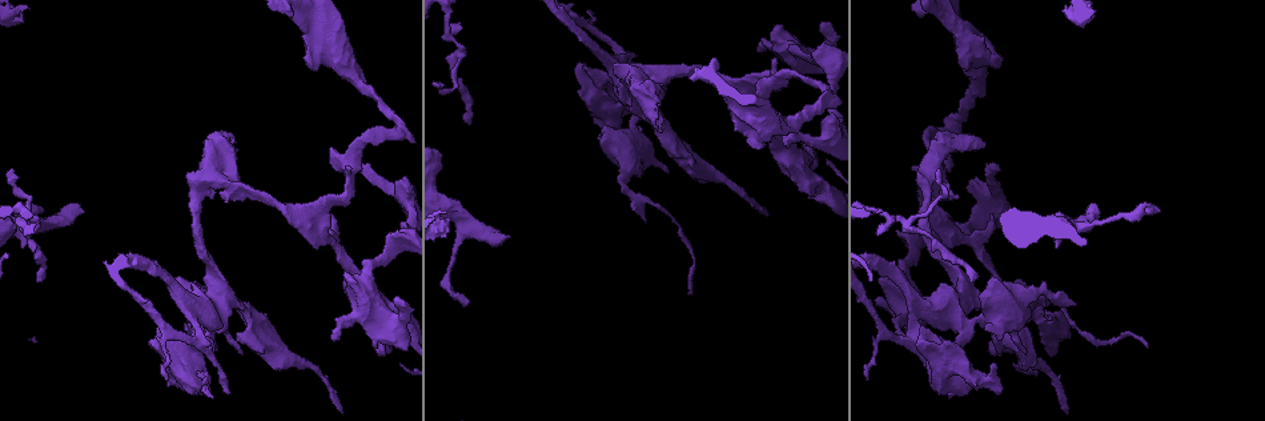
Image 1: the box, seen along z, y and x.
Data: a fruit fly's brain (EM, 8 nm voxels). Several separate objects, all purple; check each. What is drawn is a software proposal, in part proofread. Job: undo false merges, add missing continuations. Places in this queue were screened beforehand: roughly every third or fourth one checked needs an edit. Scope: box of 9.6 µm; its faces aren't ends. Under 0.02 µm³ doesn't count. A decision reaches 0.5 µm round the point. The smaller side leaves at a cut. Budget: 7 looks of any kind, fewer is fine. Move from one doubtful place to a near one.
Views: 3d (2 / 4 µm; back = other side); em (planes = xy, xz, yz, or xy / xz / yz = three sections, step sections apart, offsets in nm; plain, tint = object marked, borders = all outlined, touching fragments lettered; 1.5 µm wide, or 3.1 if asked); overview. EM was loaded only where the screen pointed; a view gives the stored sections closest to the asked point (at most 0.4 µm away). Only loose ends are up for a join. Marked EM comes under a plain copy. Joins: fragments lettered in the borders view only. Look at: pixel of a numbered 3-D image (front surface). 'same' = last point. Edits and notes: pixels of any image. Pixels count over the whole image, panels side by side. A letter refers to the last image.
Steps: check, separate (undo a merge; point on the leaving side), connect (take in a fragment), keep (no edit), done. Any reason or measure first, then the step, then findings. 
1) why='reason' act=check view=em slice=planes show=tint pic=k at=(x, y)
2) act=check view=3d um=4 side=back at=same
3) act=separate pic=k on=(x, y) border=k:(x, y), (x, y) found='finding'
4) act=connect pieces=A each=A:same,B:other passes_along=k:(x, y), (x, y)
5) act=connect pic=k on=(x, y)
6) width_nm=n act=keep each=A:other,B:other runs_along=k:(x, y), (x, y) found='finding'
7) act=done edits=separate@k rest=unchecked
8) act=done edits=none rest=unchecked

why='branch stops here' act=check view=em slice=xz step=4 show=borders pic=1 at=(758, 52)

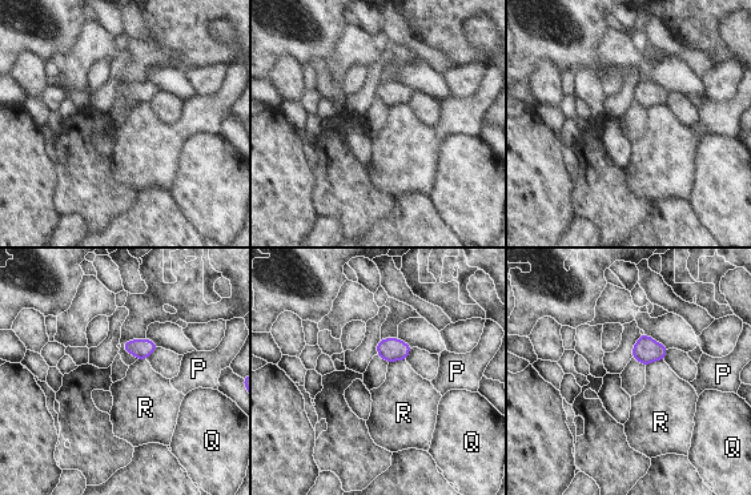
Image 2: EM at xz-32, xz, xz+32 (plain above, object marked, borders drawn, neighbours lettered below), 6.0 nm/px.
act=check view=em slice=planes show=borders at=same

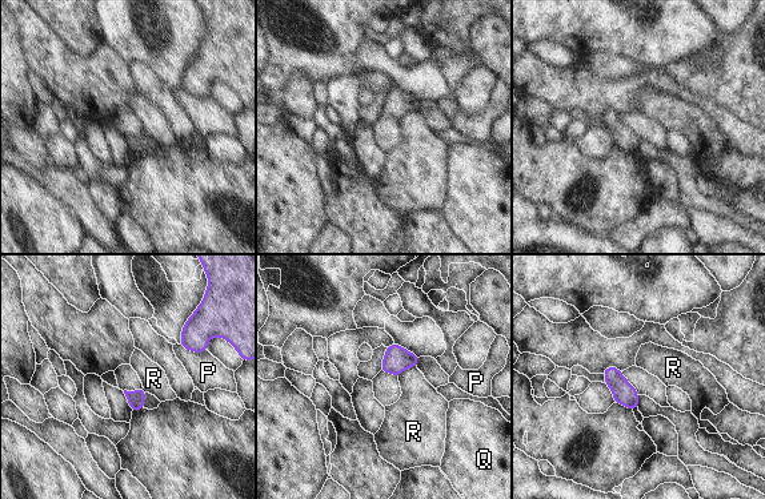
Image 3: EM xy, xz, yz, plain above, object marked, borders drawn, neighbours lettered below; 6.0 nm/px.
act=keep each=P:other,Q:other,R:other border=3:(416, 366), (409, 366), (397, 375) found='no lettered fragment goes on from it'

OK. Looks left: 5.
why='calibre changes' act=check view=em slice=xy step=8 show=tint pic=1 at=(630, 195)

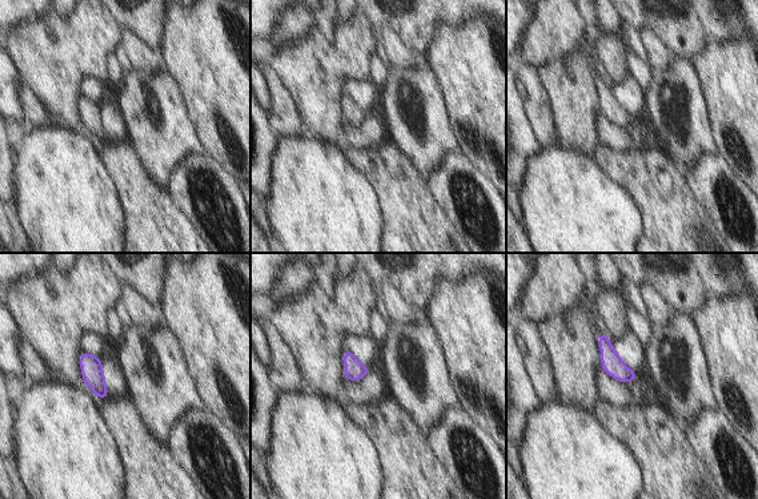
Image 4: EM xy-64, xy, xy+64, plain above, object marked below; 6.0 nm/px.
why='another direction' act=check view=em slice=planes show=borders at=same

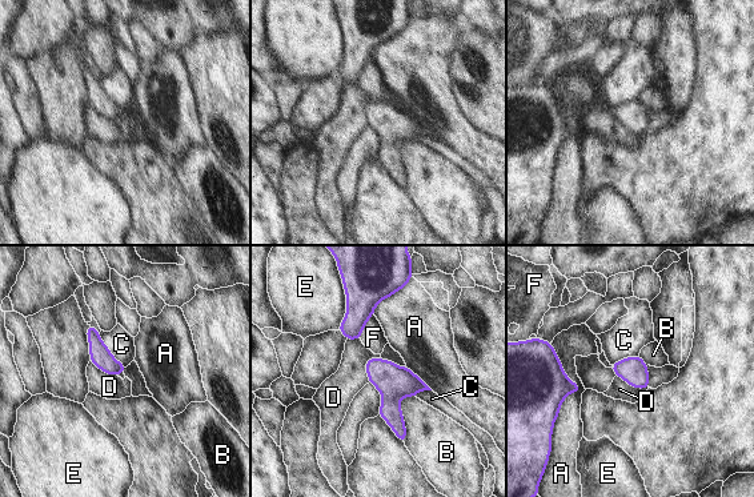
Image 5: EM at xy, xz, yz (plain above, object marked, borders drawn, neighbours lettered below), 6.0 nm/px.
longest_contact=A:480nm act=keep each=A:other,B:other,C:other,D:other,E:other,F:other border=5:(380, 357), (367, 360), (371, 381) found='one cell here'

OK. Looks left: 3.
why='free end' act=check view=3d um=4 side=back pic=1 at=(994, 164)

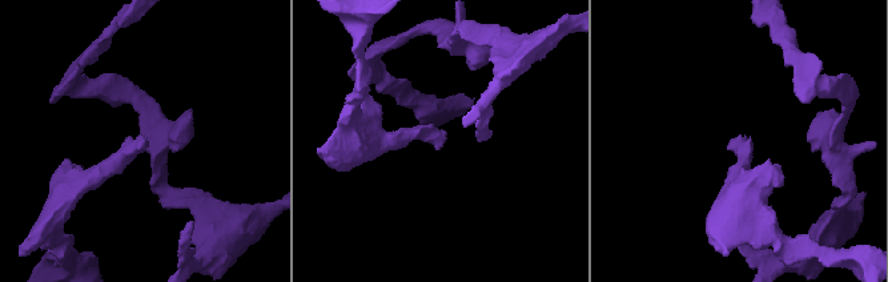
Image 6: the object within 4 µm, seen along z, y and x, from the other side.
why='need the tissue' act=check view=em slice=yz step=4 show=tint pic=6 at=(442, 138)

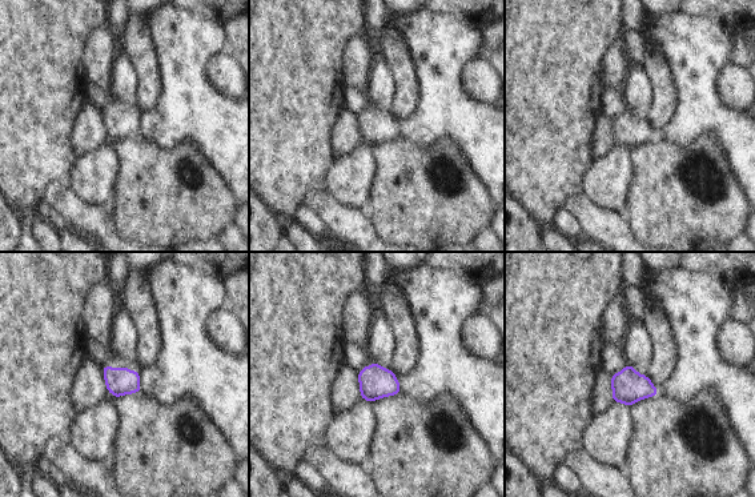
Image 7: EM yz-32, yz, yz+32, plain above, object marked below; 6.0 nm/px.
act=check view=em slice=planes show=borders at=same

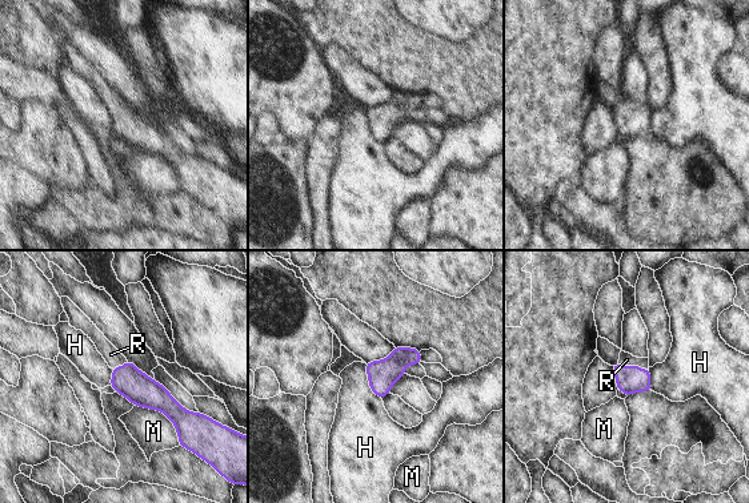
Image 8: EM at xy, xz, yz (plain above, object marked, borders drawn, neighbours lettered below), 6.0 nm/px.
width_nm=160 act=connect pieces=R each=H:other,M:other,R:same passes_along=8:(631, 379), (633, 365), (627, 359) found='it goes on there'

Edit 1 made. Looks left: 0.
act=done edits=connect@8 rest=unchecked

